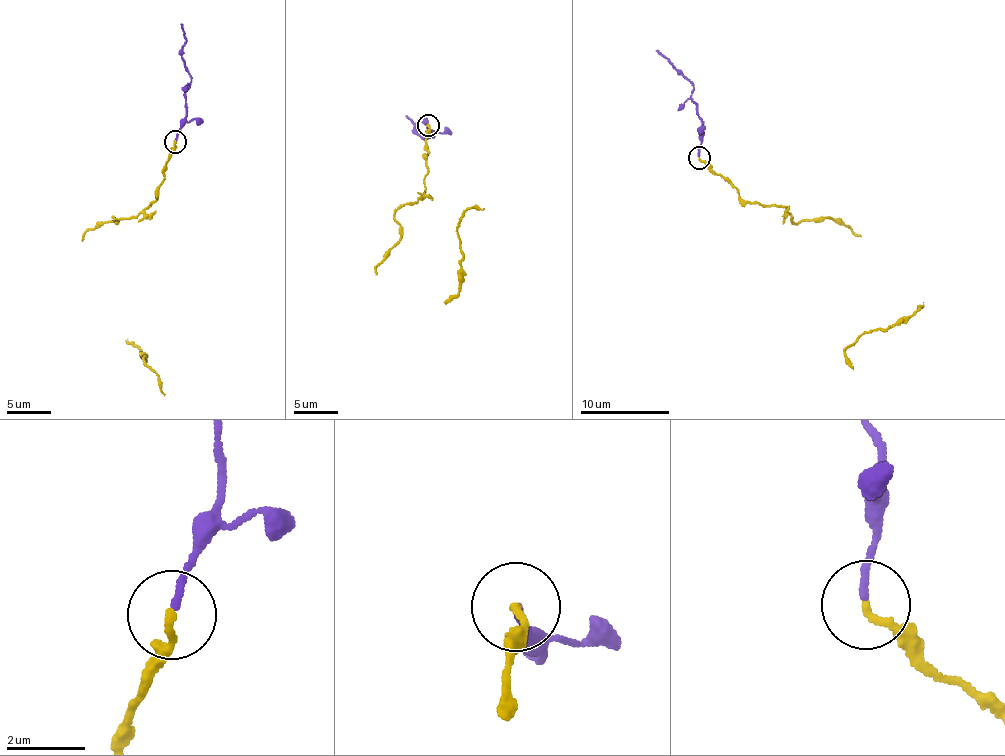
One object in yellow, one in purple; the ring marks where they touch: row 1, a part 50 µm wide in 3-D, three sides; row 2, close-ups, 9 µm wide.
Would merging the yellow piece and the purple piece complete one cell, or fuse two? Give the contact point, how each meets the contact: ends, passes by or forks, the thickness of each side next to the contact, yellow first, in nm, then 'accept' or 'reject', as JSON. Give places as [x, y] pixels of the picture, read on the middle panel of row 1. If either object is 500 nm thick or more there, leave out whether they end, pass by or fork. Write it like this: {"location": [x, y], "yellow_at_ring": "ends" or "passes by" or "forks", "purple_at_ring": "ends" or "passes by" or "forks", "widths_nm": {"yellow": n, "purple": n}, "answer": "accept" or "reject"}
{"location": [428, 125], "yellow_at_ring": "ends", "purple_at_ring": "ends", "widths_nm": {"yellow": 190, "purple": 170}, "answer": "reject"}

